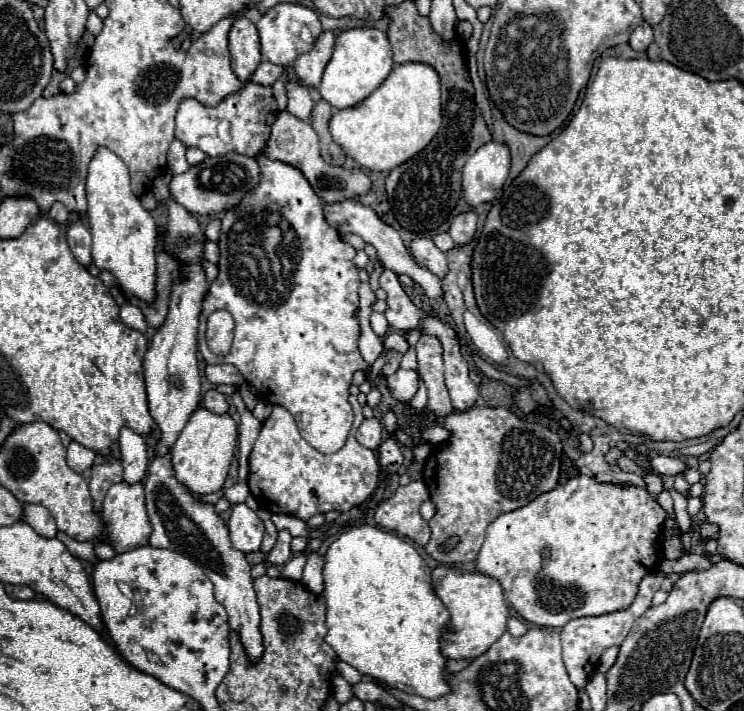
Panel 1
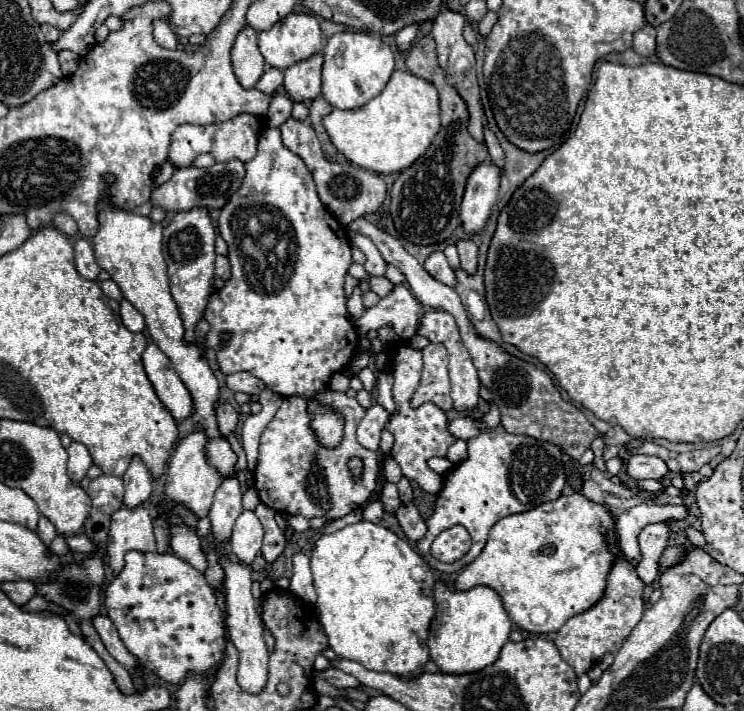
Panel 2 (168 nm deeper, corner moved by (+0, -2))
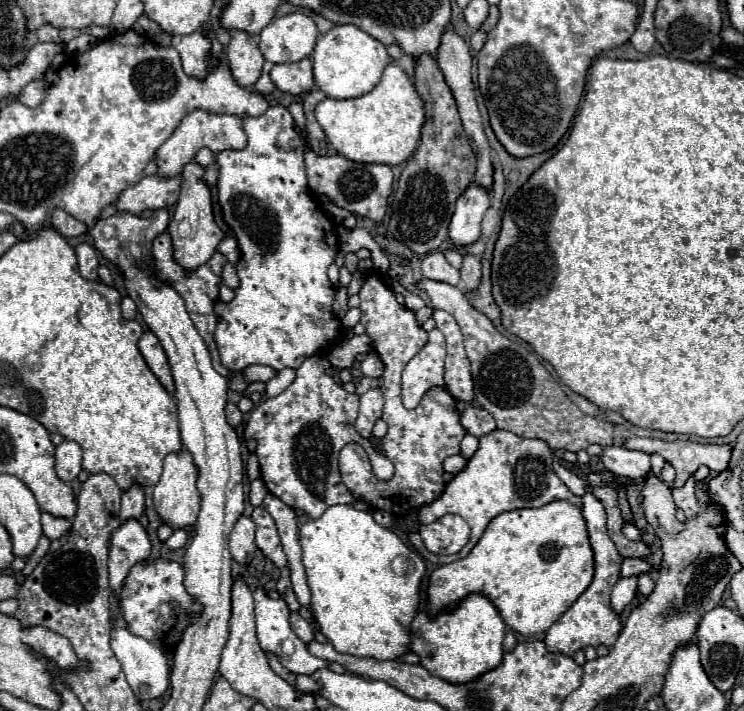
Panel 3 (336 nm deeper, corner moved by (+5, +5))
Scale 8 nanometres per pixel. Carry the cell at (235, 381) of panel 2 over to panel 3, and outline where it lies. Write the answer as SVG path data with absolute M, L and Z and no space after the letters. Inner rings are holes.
M247 366L243 370L243 378L247 382L269 382L275 376L275 370L269 366Z

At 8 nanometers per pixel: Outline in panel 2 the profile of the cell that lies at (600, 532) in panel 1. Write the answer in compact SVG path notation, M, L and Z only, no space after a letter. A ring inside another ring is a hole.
M574 493L568 497L560 495L556 501L548 501L526 513L508 515L500 519L492 527L484 551L458 575L456 589L468 591L476 585L490 587L500 595L504 609L520 629L538 635L554 633L570 617L584 613L604 595L606 577L614 563L614 555L610 553L604 535L610 531L614 535L614 519L606 505L586 499L582 493Z

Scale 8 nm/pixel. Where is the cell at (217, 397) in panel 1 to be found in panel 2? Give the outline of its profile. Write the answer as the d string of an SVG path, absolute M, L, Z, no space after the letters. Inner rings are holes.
M220 403L218 409L216 409L216 415L218 415L220 431L228 437L238 425L238 411L230 403Z

